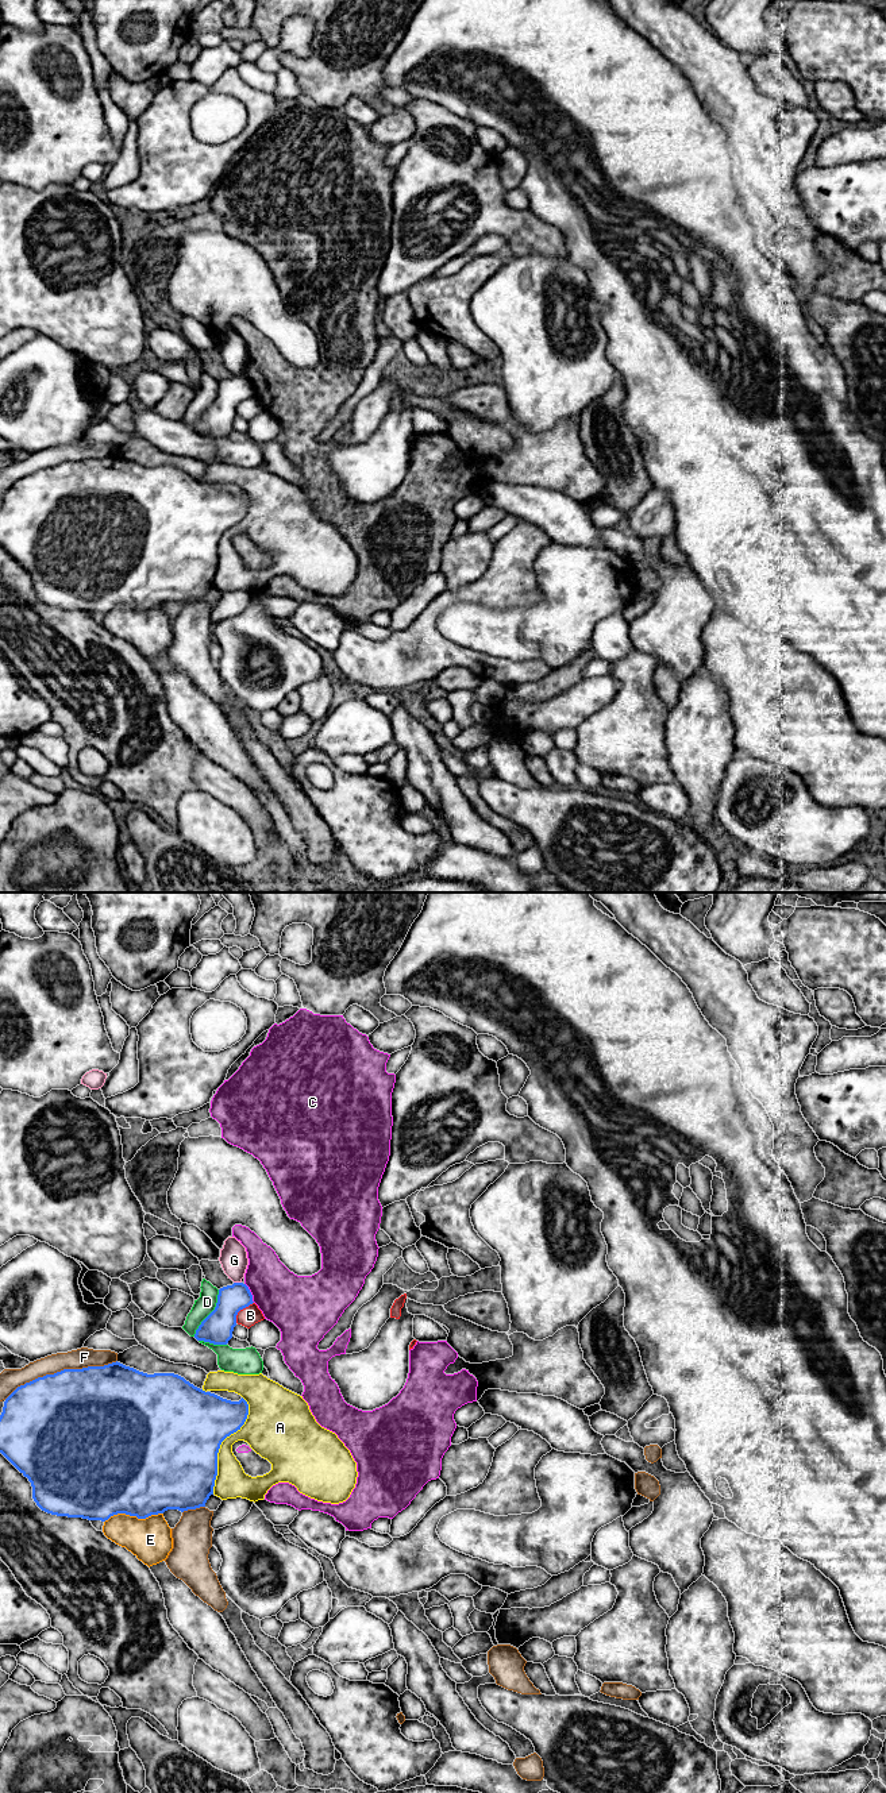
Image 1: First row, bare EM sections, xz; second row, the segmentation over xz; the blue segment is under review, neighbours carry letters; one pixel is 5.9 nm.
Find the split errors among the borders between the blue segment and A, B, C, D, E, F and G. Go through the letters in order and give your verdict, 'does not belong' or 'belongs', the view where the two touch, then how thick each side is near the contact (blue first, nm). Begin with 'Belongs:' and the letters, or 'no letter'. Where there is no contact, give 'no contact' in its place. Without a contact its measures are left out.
Belongs: no letter
A: does not belong; contact in xz; calibres 500 and 200 nm
B: does not belong; contact in xz; calibres 180 and 120 nm
C: does not belong; contact in xz; calibres 170 and 320 nm
D: does not belong; contact in xz; calibres 180 and 110 nm
E: does not belong; contact in xz; calibres 500 and 260 nm
F: does not belong; contact in xz; calibres 500 and 120 nm
G: does not belong; contact in xz; calibres 170 and 160 nm

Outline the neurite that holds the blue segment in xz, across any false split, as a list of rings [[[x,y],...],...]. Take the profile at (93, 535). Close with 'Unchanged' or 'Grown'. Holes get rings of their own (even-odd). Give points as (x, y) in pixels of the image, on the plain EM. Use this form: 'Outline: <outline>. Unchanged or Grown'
Outline: [[[120,455],[63,462],[18,479],[0,508],[0,545],[32,579],[36,598],[51,608],[105,614],[118,606],[146,612],[167,602],[205,599],[213,587],[222,535],[240,523],[249,497],[205,485],[174,466],[147,467]]]. Unchanged

